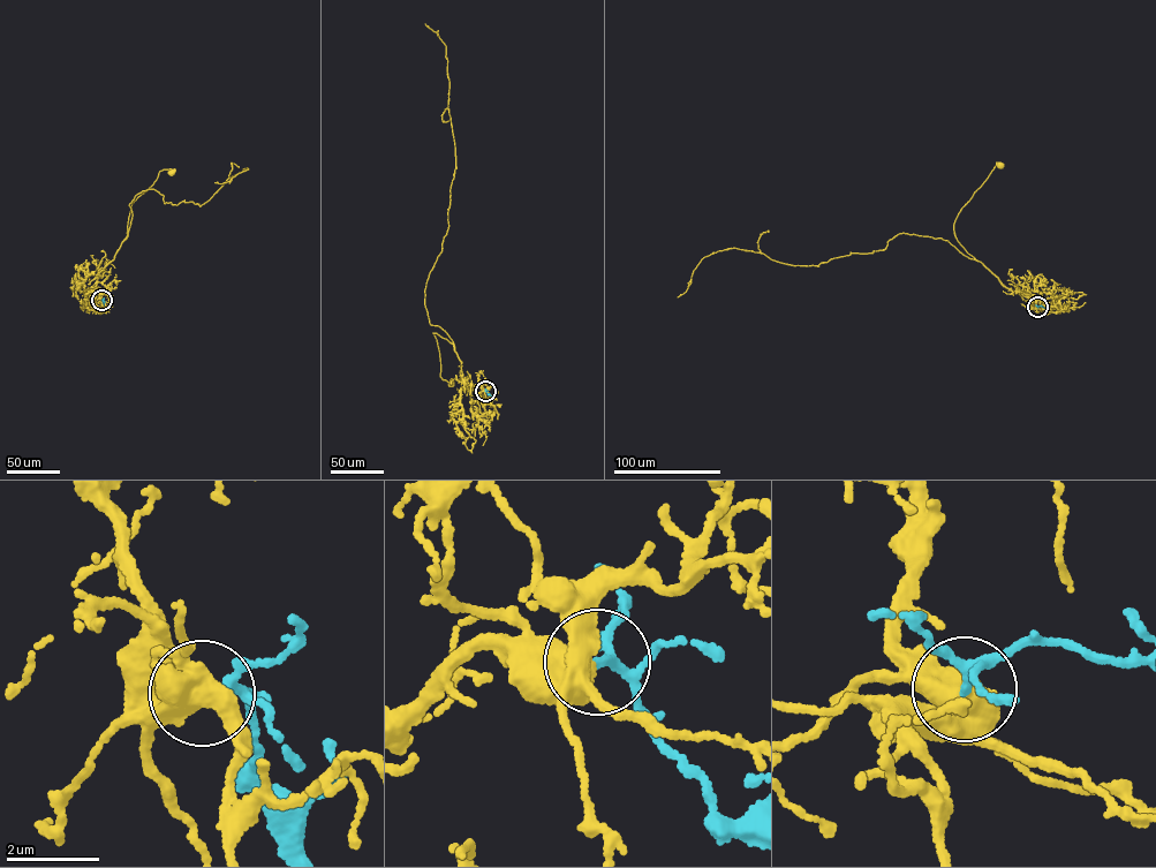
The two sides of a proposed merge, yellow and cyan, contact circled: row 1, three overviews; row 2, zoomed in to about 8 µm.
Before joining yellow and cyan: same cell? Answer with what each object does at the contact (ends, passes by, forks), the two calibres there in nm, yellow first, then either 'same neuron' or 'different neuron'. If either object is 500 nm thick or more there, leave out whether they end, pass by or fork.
550 nm thick on the yellow side, 130 nm on the other; same neuron

